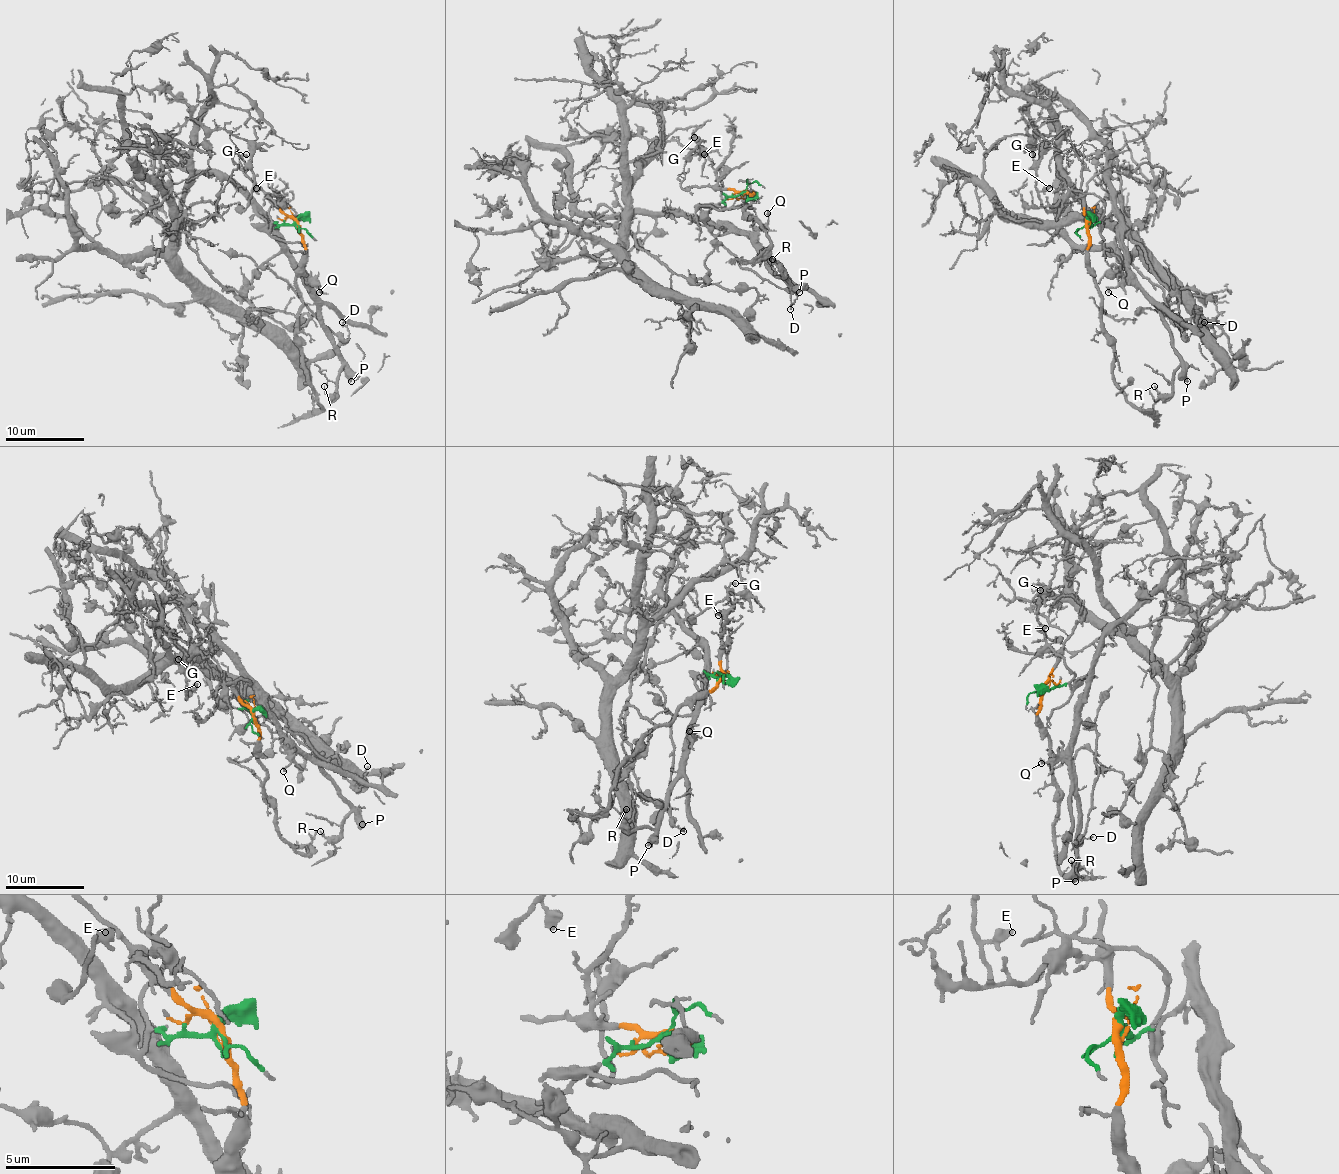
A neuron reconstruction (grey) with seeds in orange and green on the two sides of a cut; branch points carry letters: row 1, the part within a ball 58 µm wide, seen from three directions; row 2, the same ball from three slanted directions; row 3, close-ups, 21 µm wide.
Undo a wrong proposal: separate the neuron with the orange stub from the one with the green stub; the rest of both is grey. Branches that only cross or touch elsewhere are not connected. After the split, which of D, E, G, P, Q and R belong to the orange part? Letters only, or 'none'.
none

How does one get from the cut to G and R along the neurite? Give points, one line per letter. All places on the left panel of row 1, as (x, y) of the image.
G: (296, 225), (133, 147), (118, 92), (169, 90), (246, 153)
R: (296, 225), (278, 225), (256, 213), (298, 274), (341, 361), (337, 389), (328, 393), (324, 385)

